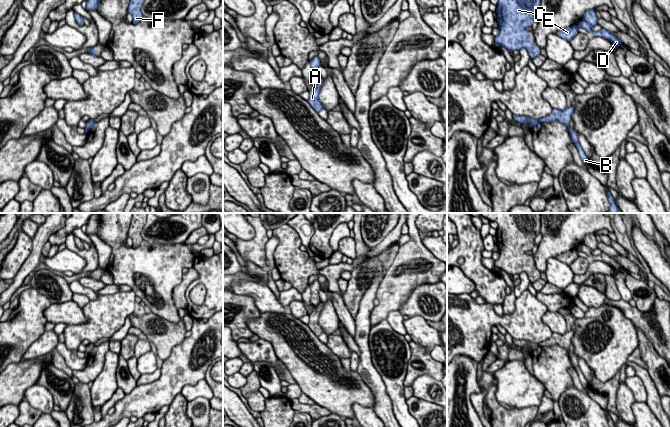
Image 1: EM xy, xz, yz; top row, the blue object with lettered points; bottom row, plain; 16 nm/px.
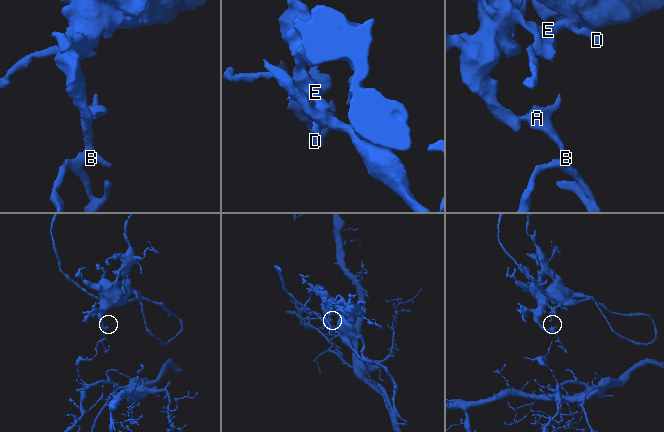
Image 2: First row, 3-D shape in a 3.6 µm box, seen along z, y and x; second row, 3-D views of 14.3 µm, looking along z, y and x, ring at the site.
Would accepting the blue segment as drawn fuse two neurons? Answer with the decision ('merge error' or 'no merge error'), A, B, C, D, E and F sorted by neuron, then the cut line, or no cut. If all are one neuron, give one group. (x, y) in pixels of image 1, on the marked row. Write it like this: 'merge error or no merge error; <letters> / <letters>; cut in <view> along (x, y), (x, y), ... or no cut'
merge error; A B / C D E F; cut in xz along (320, 78), (315, 82)

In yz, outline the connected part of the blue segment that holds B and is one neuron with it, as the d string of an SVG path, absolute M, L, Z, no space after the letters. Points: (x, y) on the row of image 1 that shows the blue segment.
M567 107L565 110L562 111L558 109L552 109L552 112L549 115L538 119L538 121L540 123L559 121L560 123L566 125L568 127L570 137L579 152L582 162L586 164L588 162L588 157L586 156L582 147L580 146L576 133L569 126L569 122L571 120L571 115L573 112L574 112L574 107L569 107L569 108Z

